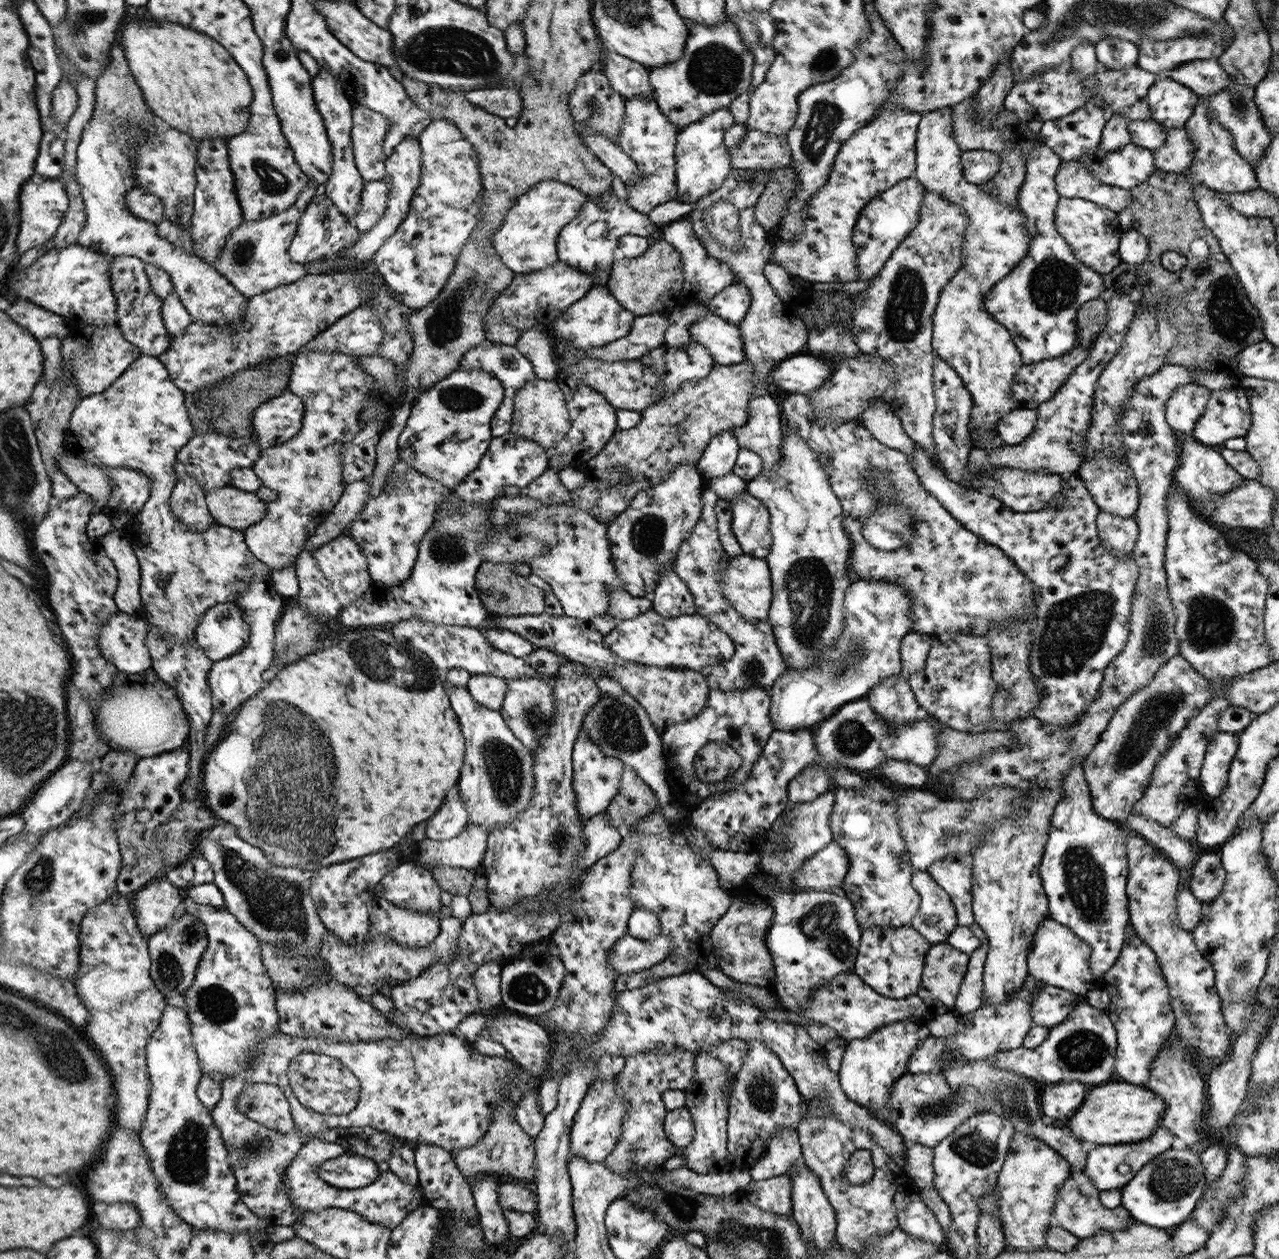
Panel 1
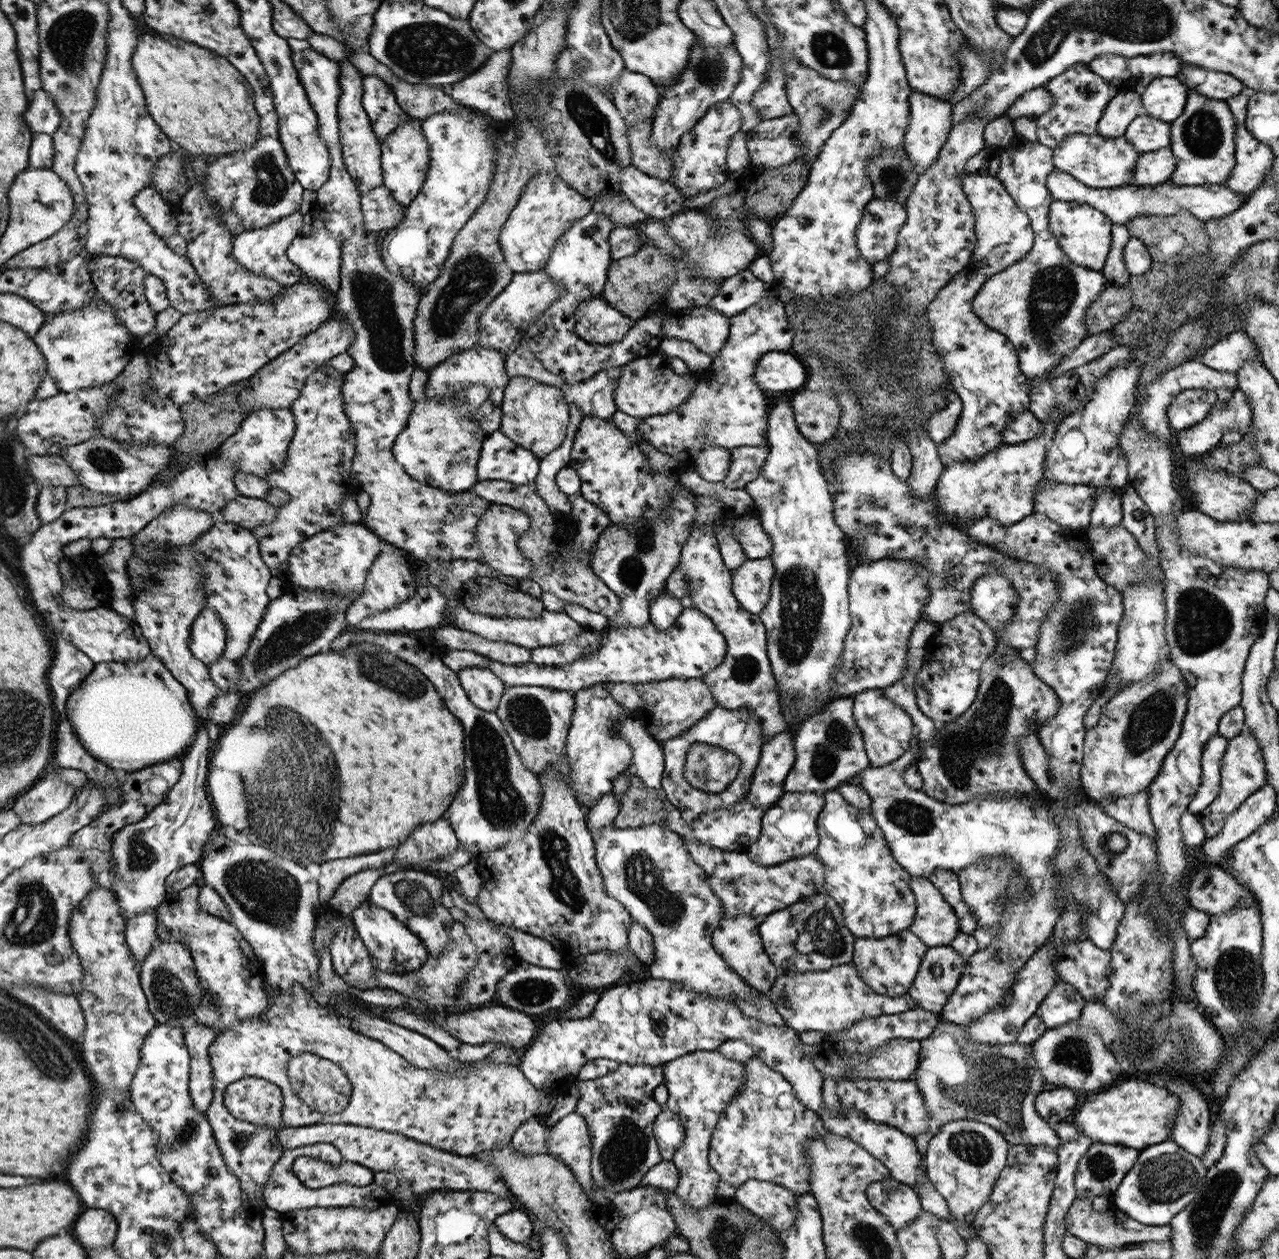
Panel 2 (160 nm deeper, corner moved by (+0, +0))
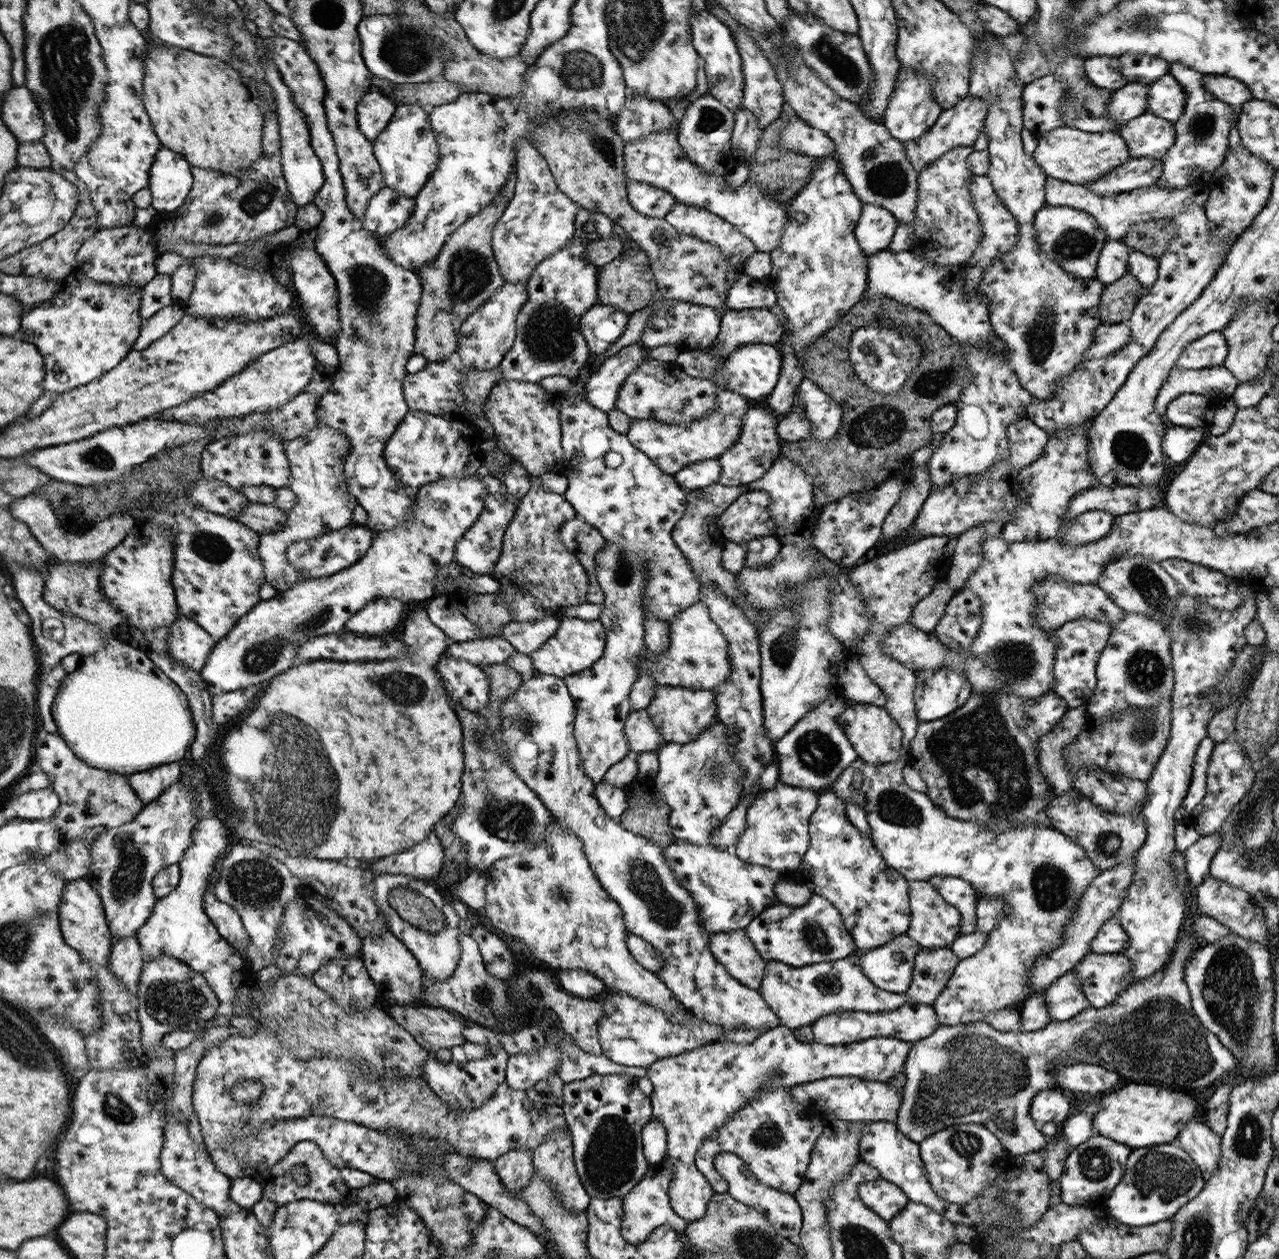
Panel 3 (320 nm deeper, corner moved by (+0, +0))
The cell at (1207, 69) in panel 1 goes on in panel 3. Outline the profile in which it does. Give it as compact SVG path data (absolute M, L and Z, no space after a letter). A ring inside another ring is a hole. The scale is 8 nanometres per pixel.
M1205 74L1203 83L1217 100L1228 105L1244 105L1253 100L1253 94L1241 80L1224 75Z

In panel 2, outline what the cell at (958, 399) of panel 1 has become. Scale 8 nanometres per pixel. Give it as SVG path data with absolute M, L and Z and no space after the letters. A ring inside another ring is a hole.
M956 392L946 393L948 401L944 408L939 408L928 419L931 439L939 445L943 443L949 436L952 436L956 428L958 419L962 412L962 401Z

